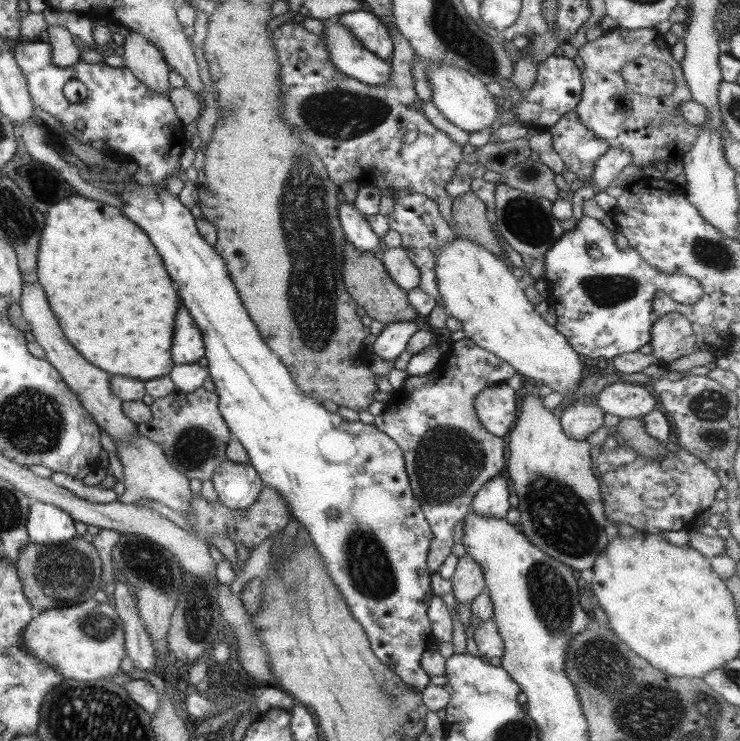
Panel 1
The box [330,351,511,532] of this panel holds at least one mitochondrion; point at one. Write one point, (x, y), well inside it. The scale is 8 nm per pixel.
(447, 460)

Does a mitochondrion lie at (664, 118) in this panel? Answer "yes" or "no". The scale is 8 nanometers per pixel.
yes

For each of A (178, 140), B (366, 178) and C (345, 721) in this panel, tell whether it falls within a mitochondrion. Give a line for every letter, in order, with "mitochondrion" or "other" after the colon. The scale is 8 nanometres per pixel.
A: other
B: other
C: other

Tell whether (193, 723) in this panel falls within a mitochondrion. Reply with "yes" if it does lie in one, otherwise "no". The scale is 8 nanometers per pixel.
no

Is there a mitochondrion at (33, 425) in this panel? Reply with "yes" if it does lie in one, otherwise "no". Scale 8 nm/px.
yes

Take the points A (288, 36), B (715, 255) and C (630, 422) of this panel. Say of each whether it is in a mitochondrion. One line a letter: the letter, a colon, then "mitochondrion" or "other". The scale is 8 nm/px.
A: other
B: mitochondrion
C: other

